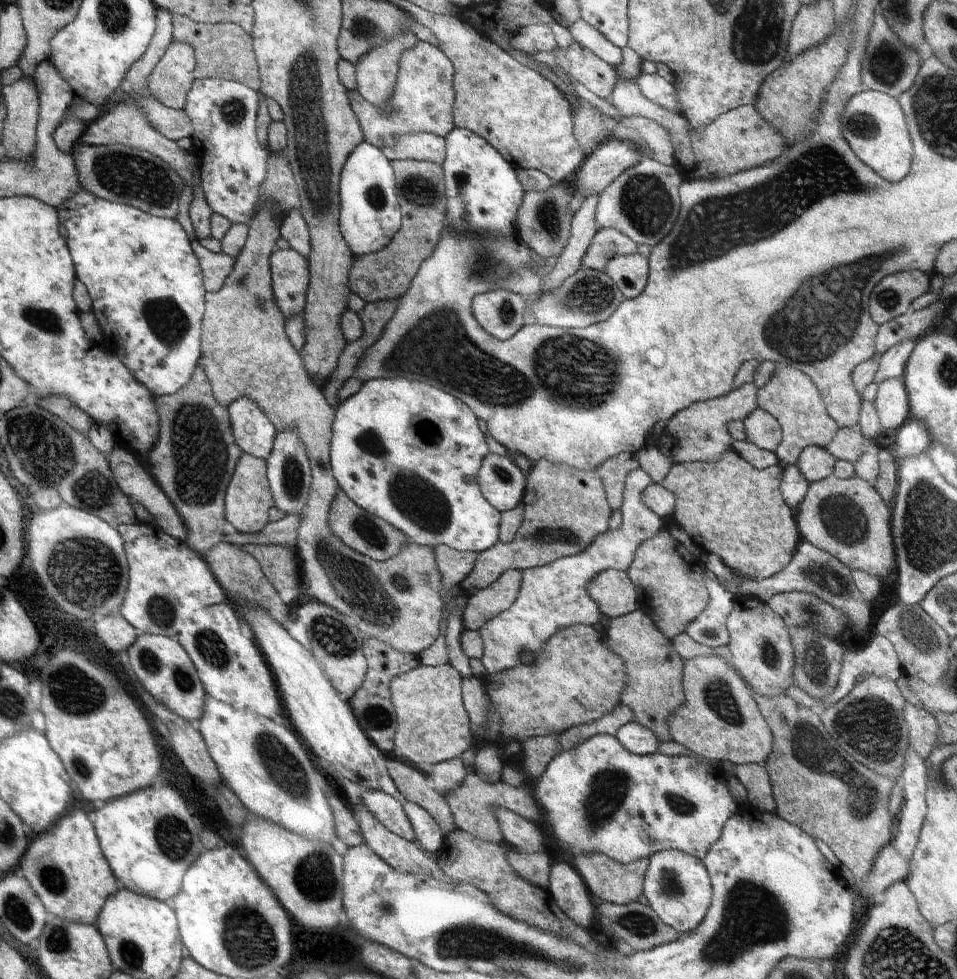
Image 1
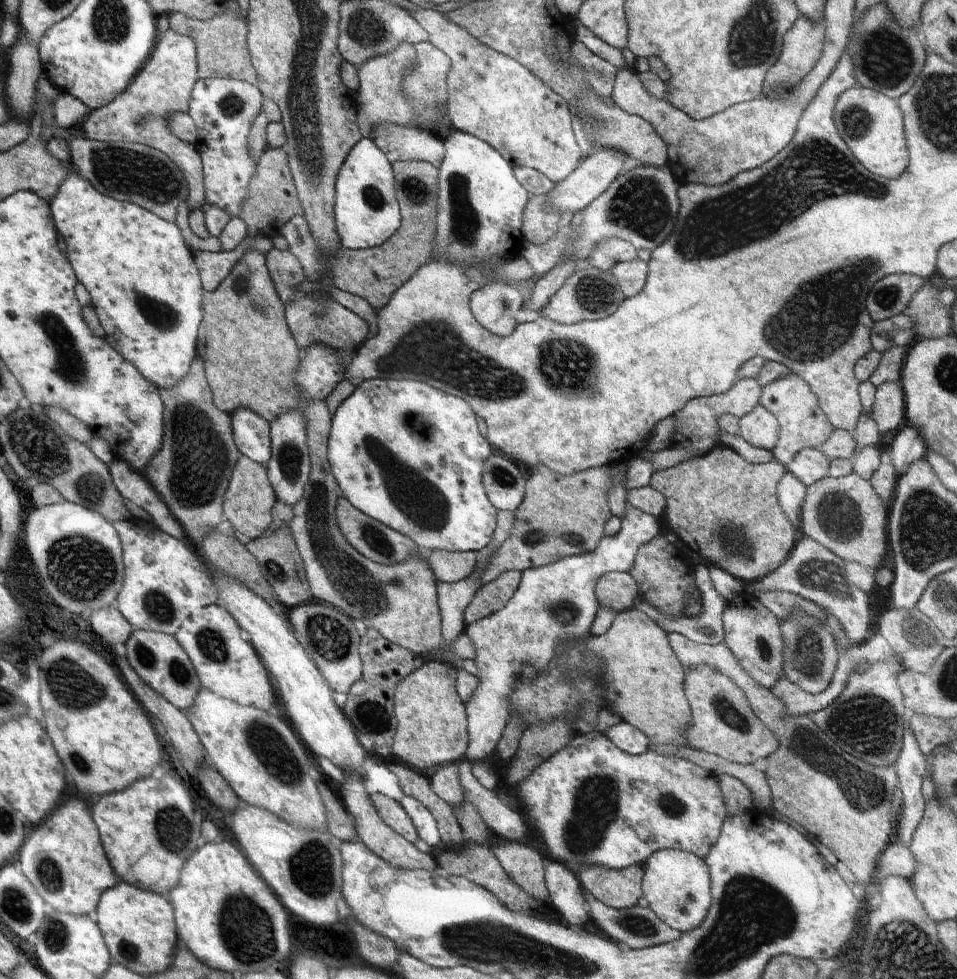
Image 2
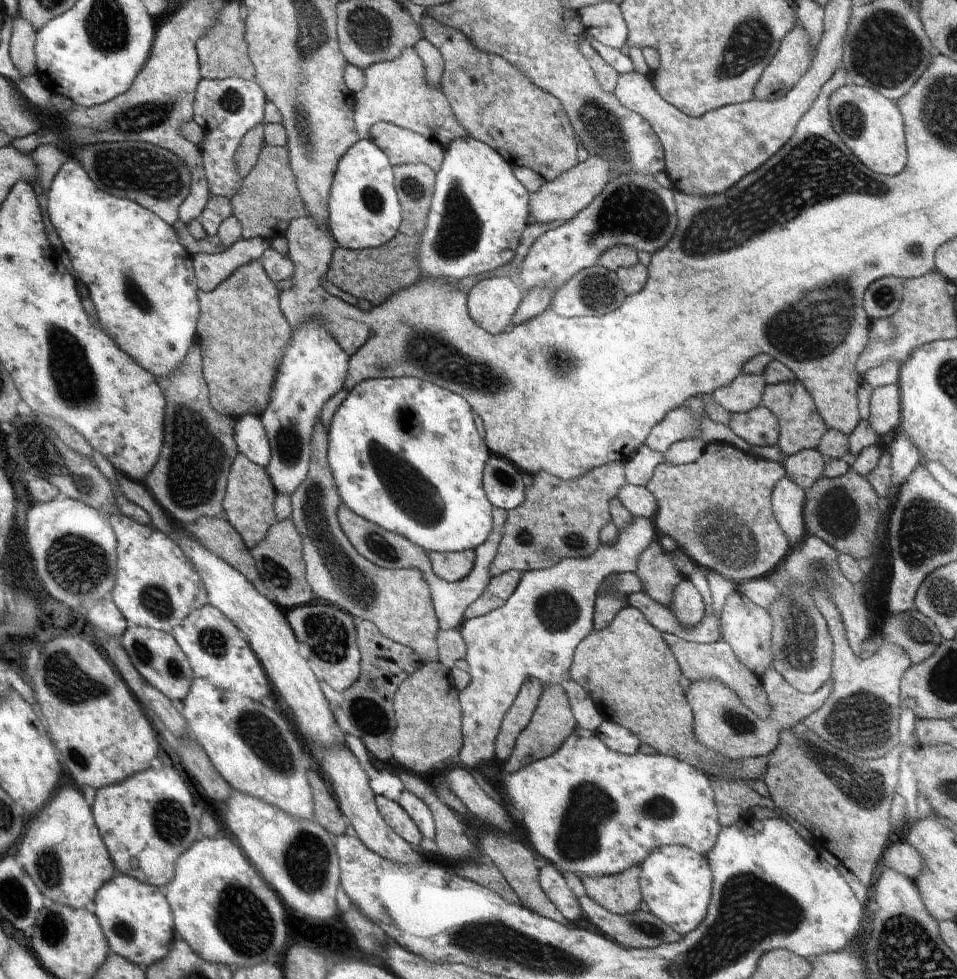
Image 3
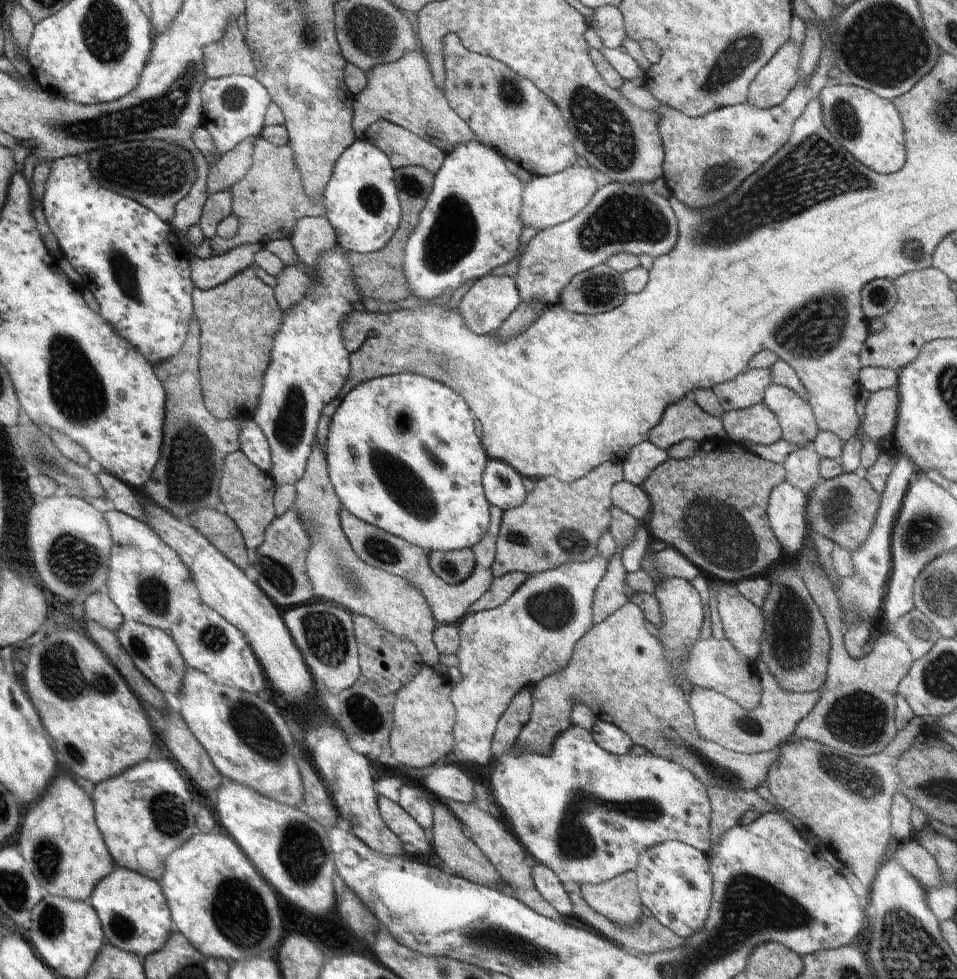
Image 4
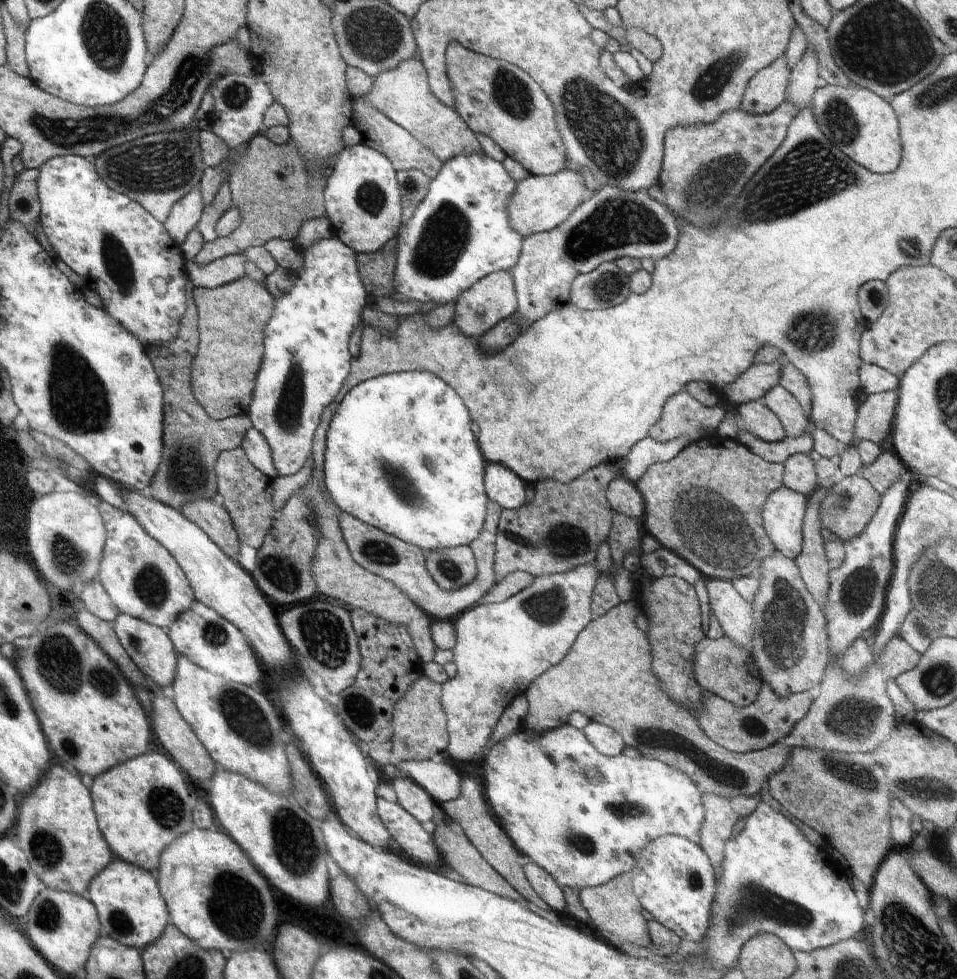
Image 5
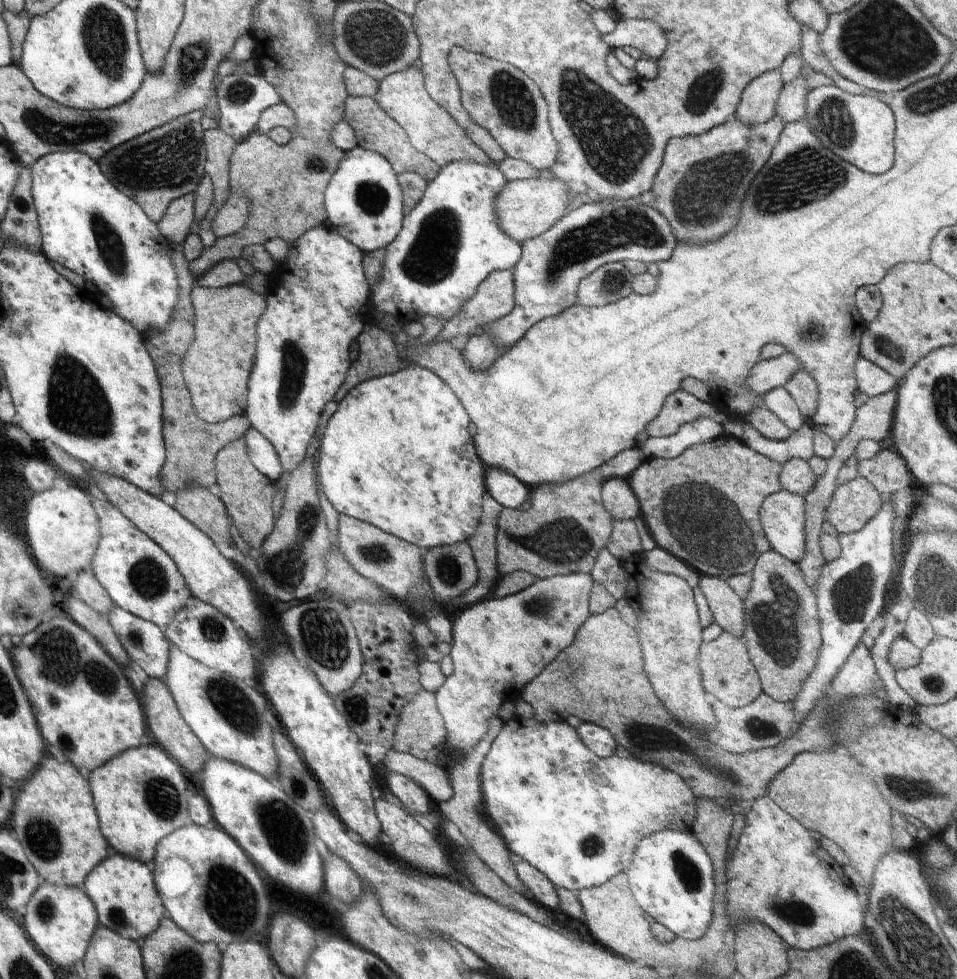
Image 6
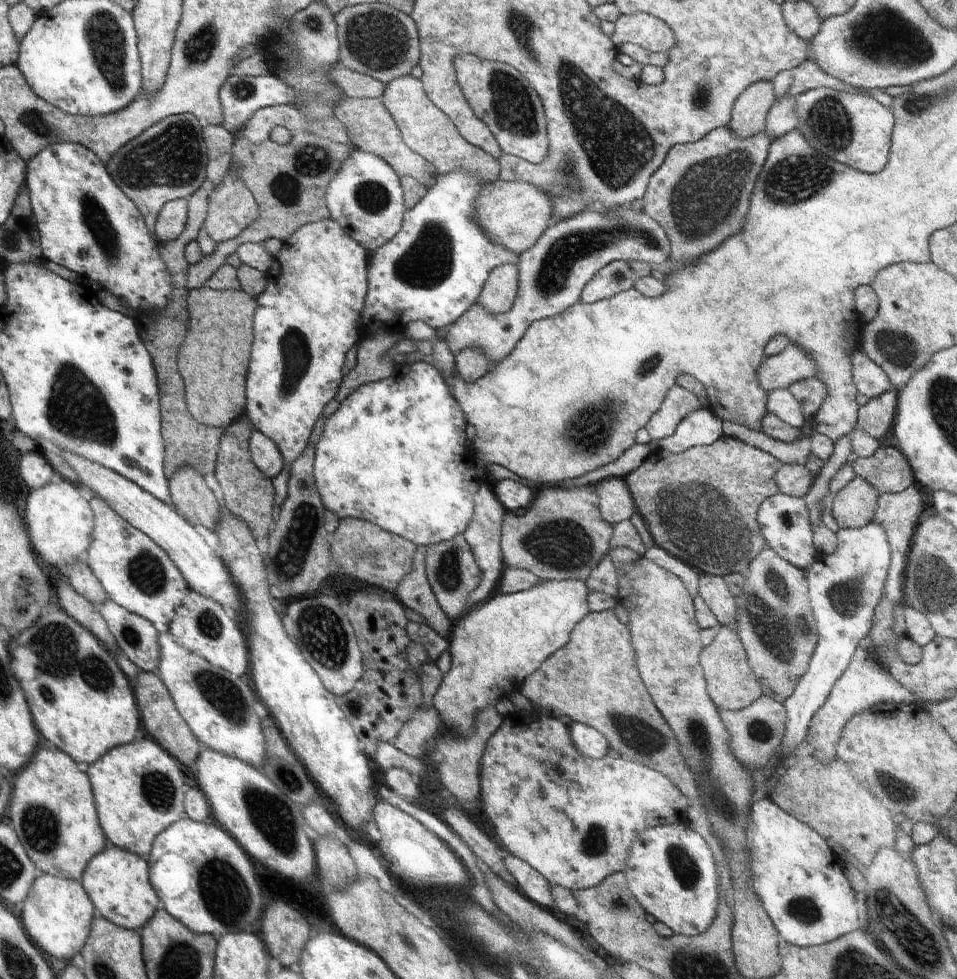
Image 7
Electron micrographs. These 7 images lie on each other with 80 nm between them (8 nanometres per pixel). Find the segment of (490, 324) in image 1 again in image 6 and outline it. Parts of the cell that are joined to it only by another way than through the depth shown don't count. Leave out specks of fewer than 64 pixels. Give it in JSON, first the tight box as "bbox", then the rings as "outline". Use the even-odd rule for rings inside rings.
{"bbox":[435,268,516,350],"outline":[[[501,268],[499,271],[492,272],[486,280],[479,286],[479,290],[468,300],[464,302],[464,308],[460,312],[456,312],[454,316],[444,325],[443,330],[436,336],[435,340],[450,340],[452,348],[463,350],[468,340],[473,335],[482,333],[482,326],[490,324],[498,318],[503,318],[512,312],[514,308],[514,296],[516,292],[516,271],[505,270]]]}

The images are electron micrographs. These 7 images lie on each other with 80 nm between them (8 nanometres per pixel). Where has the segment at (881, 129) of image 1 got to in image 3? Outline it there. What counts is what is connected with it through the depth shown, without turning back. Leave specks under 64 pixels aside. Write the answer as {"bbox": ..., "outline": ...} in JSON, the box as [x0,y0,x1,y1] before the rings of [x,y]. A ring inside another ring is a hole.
{"bbox":[828,85,908,174],"outline":[[[859,85],[836,88],[828,98],[830,126],[844,145],[870,170],[878,174],[898,174],[908,162],[905,127],[896,103]]]}

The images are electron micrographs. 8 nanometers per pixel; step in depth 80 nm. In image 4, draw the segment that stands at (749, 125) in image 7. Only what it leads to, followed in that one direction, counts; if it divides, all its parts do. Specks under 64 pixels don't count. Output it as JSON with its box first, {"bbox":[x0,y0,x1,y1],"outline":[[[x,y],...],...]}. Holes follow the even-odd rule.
{"bbox":[747,38,801,108],"outline":[[[791,38],[786,41],[770,59],[770,62],[761,68],[756,78],[750,83],[747,102],[758,108],[770,108],[779,104],[796,86],[801,74],[801,45]]]}

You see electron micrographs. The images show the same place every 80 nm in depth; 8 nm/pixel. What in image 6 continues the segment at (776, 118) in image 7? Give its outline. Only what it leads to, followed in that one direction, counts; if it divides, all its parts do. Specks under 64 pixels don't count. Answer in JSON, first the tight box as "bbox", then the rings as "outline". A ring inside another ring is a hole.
{"bbox":[774,74,808,126],"outline":[[[799,74],[793,82],[783,86],[778,100],[776,100],[774,116],[780,116],[784,120],[784,126],[802,120],[806,115],[804,102],[806,102],[808,92],[804,74]]]}

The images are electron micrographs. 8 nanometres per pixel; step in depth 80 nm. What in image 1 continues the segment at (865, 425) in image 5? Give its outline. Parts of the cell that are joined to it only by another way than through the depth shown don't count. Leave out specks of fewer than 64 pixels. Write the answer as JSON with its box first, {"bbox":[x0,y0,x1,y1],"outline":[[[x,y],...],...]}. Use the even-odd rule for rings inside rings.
{"bbox":[873,378,912,431],"outline":[[[888,378],[879,384],[873,405],[883,431],[900,428],[912,418],[903,379]]]}

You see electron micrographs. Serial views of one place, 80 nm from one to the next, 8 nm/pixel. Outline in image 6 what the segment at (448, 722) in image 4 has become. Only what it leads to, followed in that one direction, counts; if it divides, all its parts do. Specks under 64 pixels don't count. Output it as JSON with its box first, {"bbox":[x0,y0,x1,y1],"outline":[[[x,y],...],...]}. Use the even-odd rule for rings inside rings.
{"bbox":[393,688,446,760],"outline":[[[420,688],[418,696],[412,702],[406,702],[400,710],[400,720],[396,726],[396,734],[393,737],[393,750],[396,752],[413,755],[415,758],[425,760],[428,752],[432,748],[441,749],[443,751],[446,745],[446,728],[442,720],[438,708],[436,708],[436,700],[434,692],[428,692],[424,688]]]}

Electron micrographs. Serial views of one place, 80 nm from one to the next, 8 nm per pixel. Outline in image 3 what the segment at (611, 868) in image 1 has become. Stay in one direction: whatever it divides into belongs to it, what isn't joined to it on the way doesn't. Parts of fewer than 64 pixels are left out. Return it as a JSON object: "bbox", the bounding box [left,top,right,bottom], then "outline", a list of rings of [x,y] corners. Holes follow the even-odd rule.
{"bbox":[580,865,643,915],"outline":[[[636,865],[615,875],[582,875],[580,880],[595,903],[614,914],[625,915],[637,911],[643,900],[639,874],[639,865]]]}

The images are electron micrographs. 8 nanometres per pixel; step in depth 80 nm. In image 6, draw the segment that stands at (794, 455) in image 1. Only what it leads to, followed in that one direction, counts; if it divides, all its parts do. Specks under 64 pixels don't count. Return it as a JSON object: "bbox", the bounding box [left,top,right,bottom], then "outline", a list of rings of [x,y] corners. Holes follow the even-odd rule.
{"bbox":[762,387,805,432],"outline":[[[782,387],[770,390],[763,396],[762,405],[786,424],[793,432],[797,432],[805,424],[794,398]]]}

